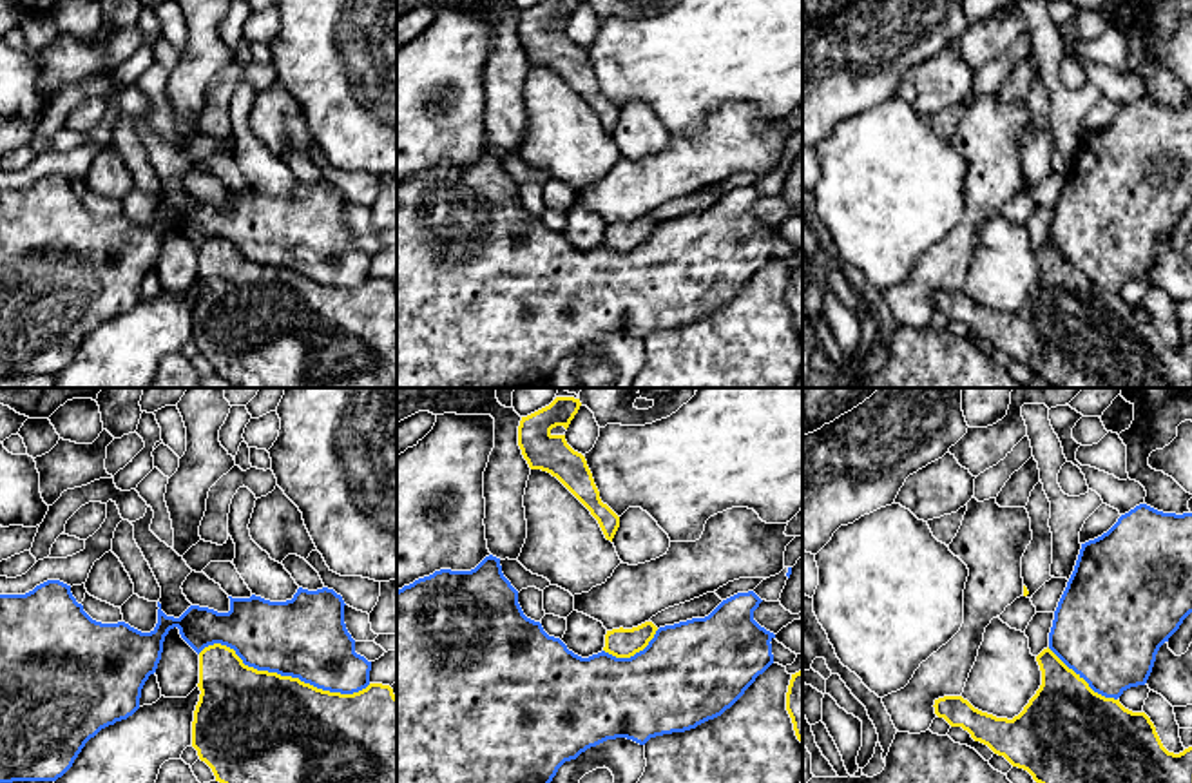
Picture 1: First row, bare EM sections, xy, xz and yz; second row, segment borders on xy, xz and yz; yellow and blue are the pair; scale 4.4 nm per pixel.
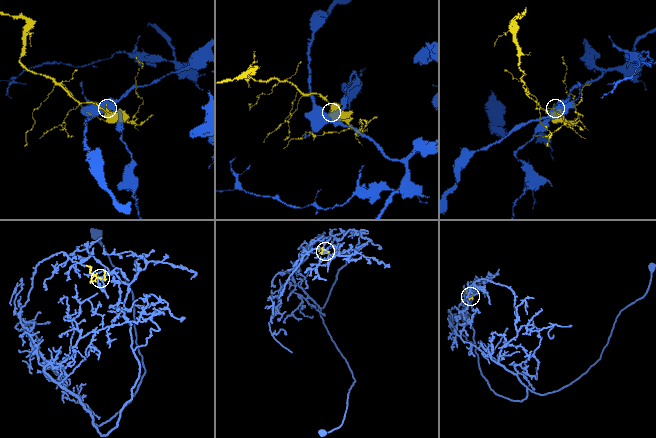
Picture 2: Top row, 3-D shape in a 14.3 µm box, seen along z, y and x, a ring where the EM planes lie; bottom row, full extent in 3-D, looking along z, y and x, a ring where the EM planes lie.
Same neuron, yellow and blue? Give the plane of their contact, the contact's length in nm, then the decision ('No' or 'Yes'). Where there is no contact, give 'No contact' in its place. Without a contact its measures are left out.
Touches yellow in xy. Shared border 800 nm. Yes

